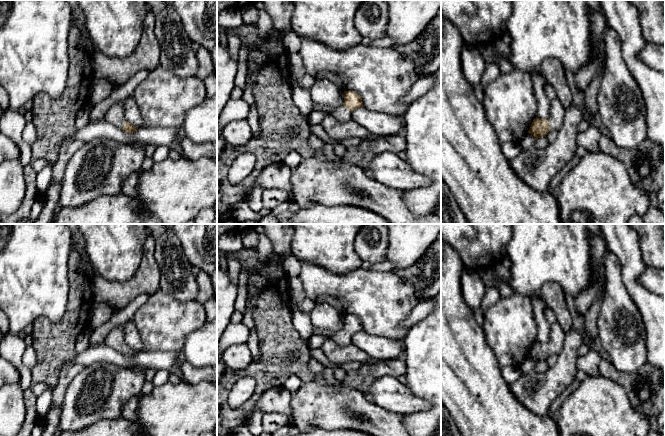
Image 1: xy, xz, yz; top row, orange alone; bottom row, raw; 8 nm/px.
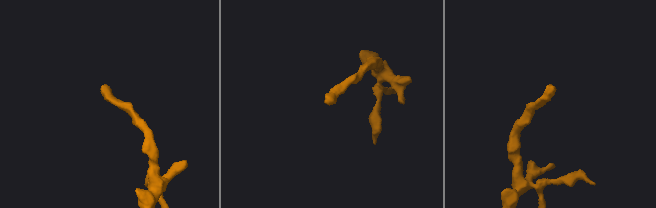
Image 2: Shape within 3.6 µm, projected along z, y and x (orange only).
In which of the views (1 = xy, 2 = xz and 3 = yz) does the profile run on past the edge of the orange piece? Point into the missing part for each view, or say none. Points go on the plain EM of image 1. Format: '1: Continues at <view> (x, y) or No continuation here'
1: Continues at xy (115, 339)
2: Continues at xz (341, 337)
3: Continues at yz (557, 336)

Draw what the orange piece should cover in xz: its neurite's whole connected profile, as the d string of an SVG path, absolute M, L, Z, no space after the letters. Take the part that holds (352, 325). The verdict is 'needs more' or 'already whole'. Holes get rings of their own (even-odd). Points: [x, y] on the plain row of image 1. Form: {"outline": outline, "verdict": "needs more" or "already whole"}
{"outline": "M354 315L344 316L344 327L332 336L332 340L341 346L352 344L352 335L363 331L362 322Z", "verdict": "needs more"}

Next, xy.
{"outline": "M122 325L114 327L109 332L104 343L112 349L123 353L125 356L129 358L135 356L138 353L126 344L124 340Z", "verdict": "needs more"}

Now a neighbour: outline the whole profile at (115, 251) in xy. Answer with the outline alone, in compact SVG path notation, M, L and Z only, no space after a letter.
M77 224L94 271L109 281L128 282L137 273L149 234L147 224Z

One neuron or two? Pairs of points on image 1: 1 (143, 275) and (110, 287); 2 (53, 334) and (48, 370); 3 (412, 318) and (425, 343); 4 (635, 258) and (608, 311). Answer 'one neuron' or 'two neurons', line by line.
1: one neuron
2: one neuron
3: two neurons
4: two neurons

